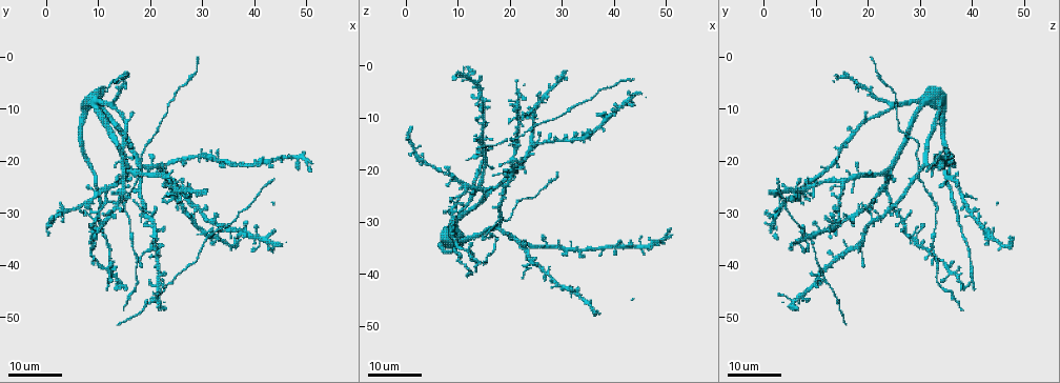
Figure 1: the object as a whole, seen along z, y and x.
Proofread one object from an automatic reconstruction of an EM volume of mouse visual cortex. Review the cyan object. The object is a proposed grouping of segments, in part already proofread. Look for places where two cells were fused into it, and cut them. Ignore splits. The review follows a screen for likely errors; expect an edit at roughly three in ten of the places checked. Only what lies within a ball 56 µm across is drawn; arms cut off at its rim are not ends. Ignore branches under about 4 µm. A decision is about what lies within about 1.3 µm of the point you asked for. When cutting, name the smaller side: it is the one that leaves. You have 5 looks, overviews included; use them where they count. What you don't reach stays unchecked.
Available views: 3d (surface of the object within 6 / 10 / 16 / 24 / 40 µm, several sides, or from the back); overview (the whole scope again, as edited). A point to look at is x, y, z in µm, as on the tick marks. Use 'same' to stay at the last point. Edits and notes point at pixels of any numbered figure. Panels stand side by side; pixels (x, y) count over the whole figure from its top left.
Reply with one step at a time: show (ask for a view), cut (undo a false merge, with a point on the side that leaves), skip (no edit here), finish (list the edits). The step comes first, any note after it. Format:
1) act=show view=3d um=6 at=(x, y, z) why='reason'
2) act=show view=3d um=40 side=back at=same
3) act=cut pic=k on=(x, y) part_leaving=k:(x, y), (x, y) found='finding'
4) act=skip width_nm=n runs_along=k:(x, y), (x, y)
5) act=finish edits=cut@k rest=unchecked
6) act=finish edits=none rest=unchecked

act=show view=3d um=16 at=(24.0, 43.0, 12.5) why='arms part here'

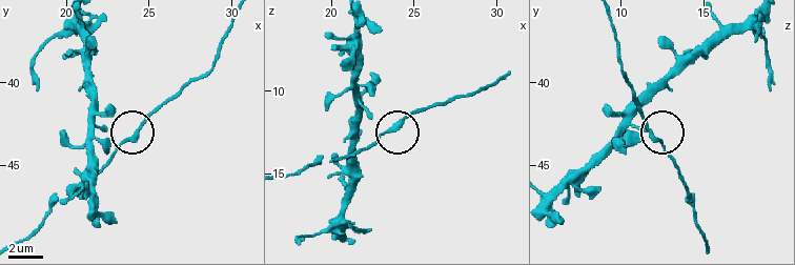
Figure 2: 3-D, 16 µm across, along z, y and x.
act=show view=3d um=6 at=(23.5, 43.5, 12.2)

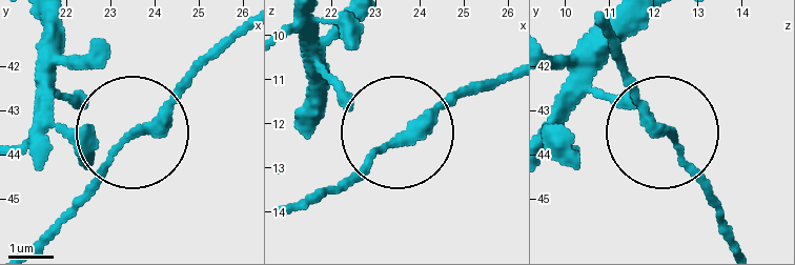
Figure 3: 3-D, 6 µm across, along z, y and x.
act=skip arms=3 runs_along=3:(649, 20), (604, 65), (604, 87), (664, 133), (725, 220) found='continuous, no second cell'

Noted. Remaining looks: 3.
act=show view=3d um=16 at=(20.5, 31.0, 20.5) why='arms run side by side'

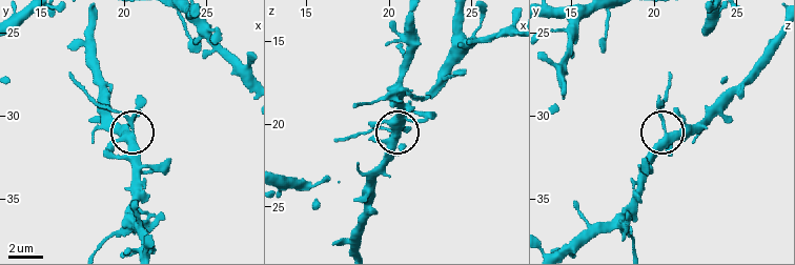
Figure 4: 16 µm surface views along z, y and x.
act=show view=3d um=10 at=(20.5, 31.2, 20.8)

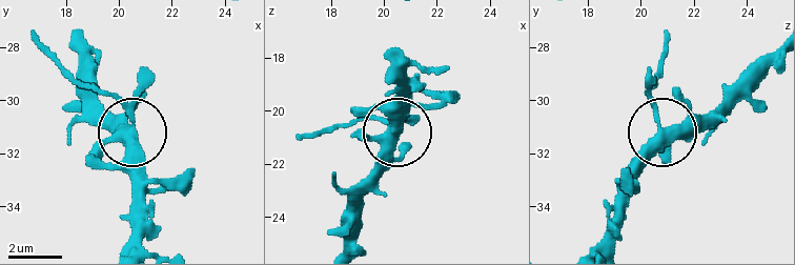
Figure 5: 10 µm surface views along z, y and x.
act=cut pic=5 on=(106, 94) side_arm_um=6 part_leaving=5:(131, 117), (125, 106), (84, 85), (32, 34) found='two cells meet here'

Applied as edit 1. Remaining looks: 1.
act=finish edits=cut@5 rest=unchecked

